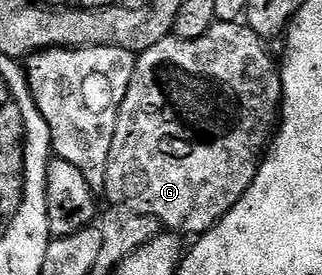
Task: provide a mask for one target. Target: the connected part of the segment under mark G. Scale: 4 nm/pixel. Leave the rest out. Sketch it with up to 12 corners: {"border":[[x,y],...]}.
{"border":[[216,22],[136,58],[108,204],[198,237],[253,185],[283,77]]}

